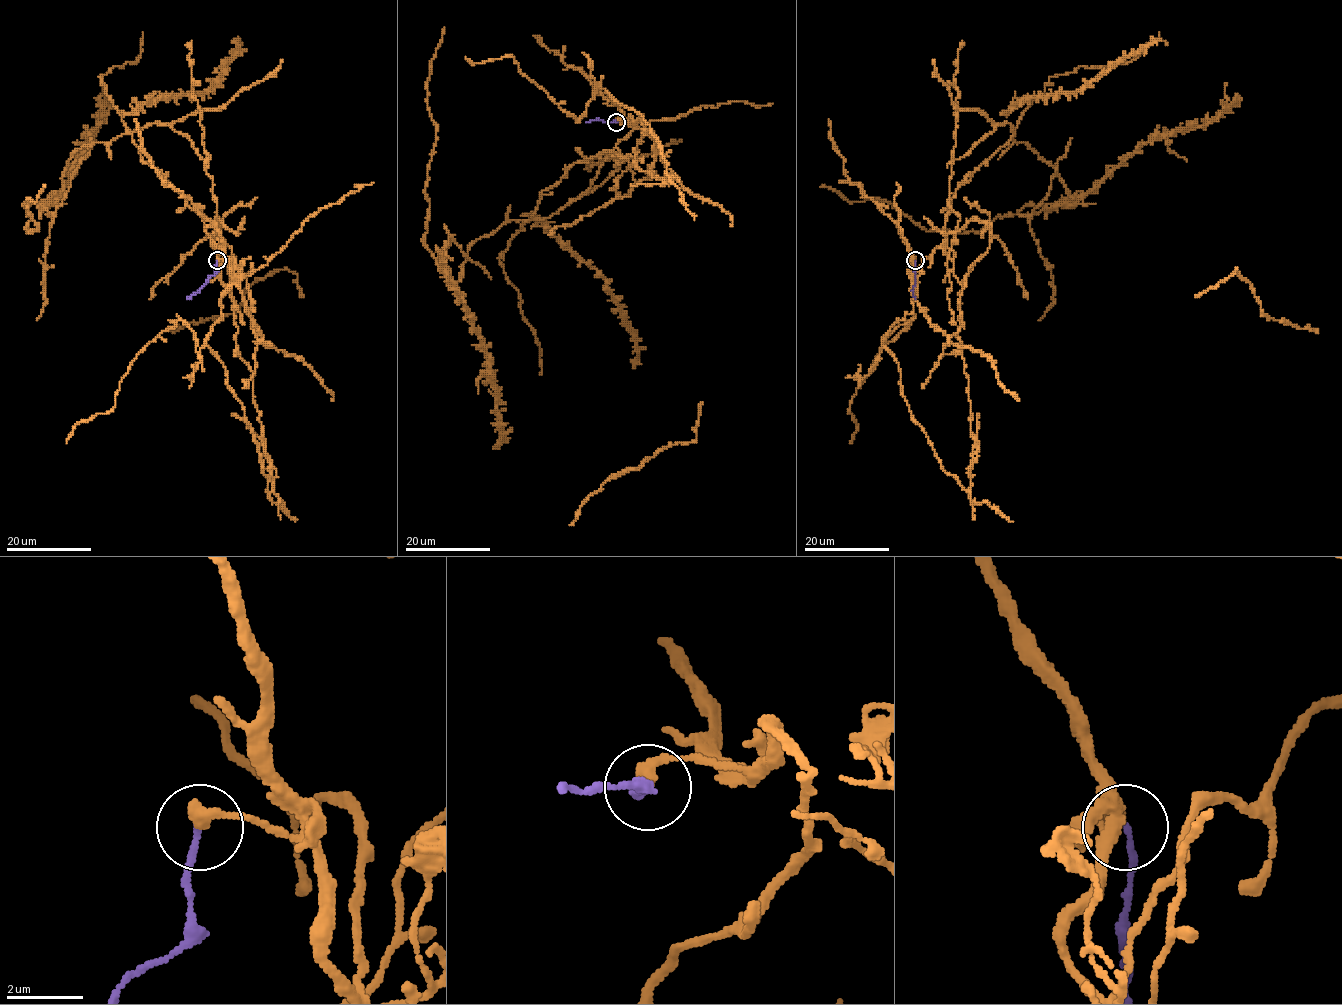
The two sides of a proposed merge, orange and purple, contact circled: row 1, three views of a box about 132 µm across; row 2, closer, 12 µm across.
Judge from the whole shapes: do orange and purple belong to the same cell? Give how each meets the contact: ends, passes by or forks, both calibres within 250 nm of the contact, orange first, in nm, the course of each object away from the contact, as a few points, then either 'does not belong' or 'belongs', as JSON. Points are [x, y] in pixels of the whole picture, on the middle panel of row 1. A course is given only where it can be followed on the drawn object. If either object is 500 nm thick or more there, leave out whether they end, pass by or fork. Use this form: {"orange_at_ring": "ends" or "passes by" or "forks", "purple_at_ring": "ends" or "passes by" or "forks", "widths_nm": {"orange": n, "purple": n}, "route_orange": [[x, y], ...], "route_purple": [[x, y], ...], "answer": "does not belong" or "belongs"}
{"orange_at_ring": "ends", "purple_at_ring": "ends", "widths_nm": {"orange": 400, "purple": 150}, "route_orange": [[616, 122], [633, 129], [575, 162], [528, 220], [474, 240], [454, 282], [423, 243], [443, 27]], "route_purple": [[616, 122], [586, 122]], "answer": "does not belong"}

